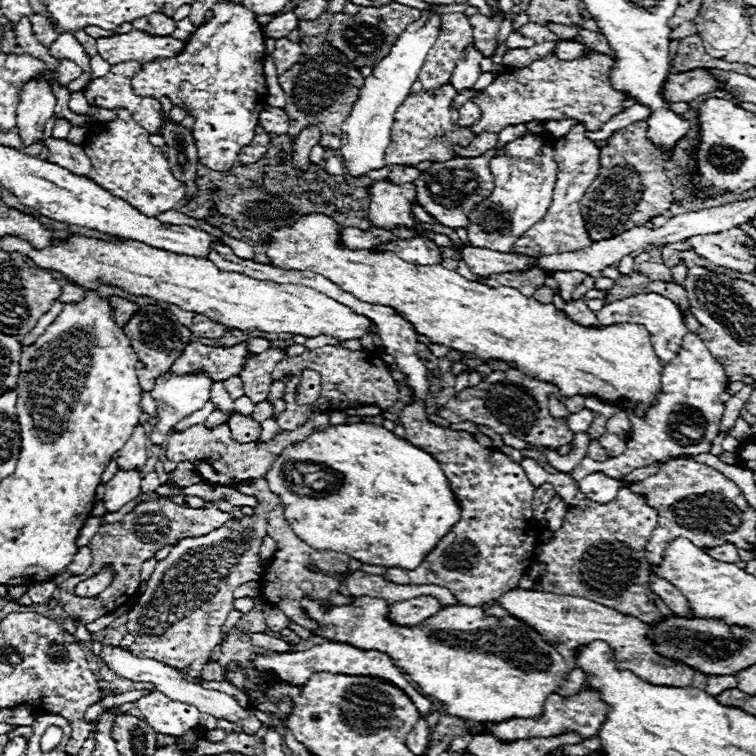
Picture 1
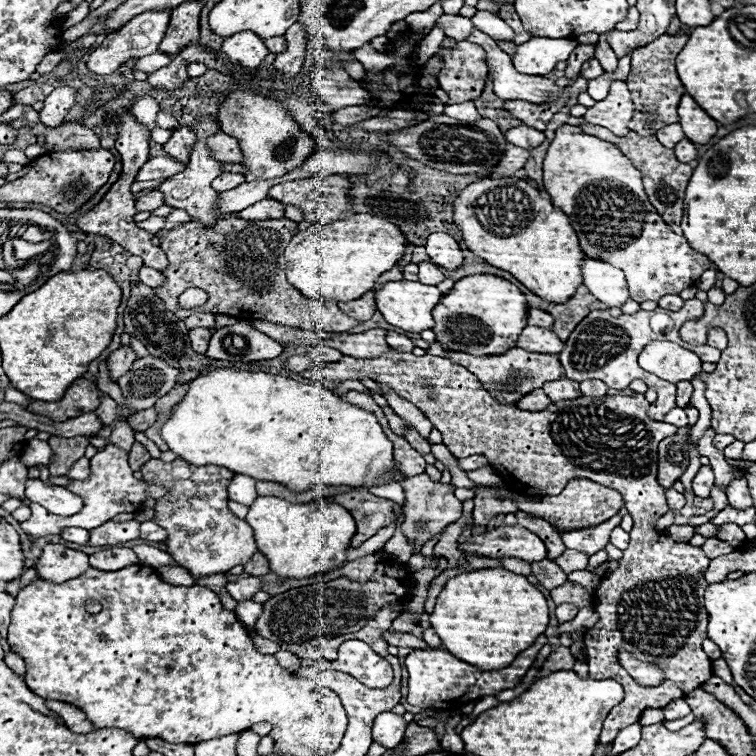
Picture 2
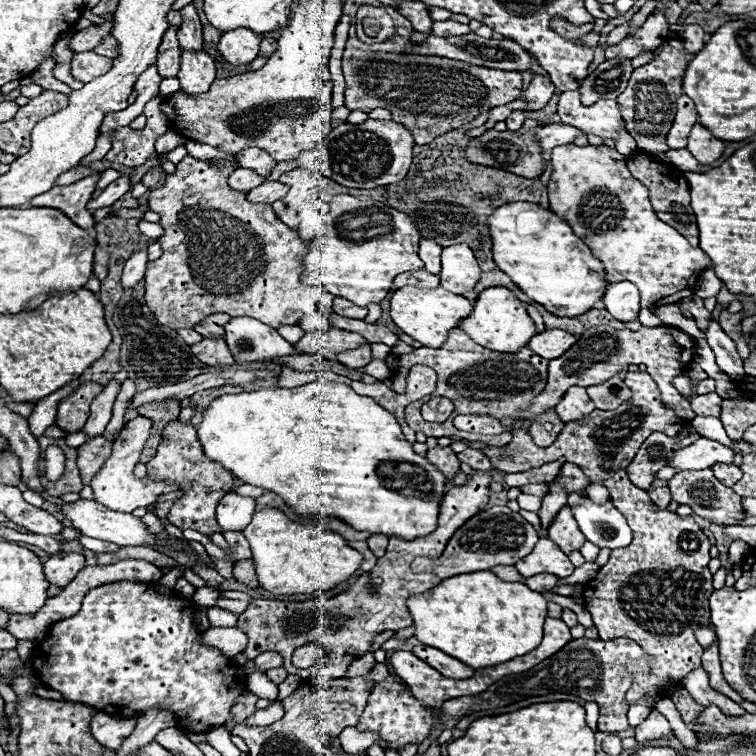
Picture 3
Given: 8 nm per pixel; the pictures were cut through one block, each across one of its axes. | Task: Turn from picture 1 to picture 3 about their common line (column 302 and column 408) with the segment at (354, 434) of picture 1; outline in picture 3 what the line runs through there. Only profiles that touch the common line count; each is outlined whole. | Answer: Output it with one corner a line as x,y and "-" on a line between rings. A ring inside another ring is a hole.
320,378
320,380
316,380
316,382
310,382
310,384
304,384
304,386
298,386
298,388
262,388
262,390
254,390
254,392
242,392
242,394
230,394
230,396
220,396
220,398
216,398
216,400
212,400
212,404
210,404
210,408
208,408
208,410
206,410
206,412
204,412
204,420
202,420
202,424
200,424
200,426
198,426
198,440
200,440
200,442
202,442
202,448
204,448
204,454
206,454
206,456
208,456
208,458
210,458
210,460
214,460
214,462
218,462
218,464
222,464
222,466
224,466
224,468
226,468
226,470
228,470
228,472
232,472
232,474
234,474
234,476
236,476
236,478
240,478
240,480
244,480
244,482
248,482
248,484
252,484
252,486
260,486
260,488
264,488
264,490
270,490
270,492
276,492
276,494
278,494
278,496
282,496
282,498
284,498
284,502
286,502
286,504
288,504
288,506
290,506
290,508
292,508
292,510
294,510
294,512
296,512
296,514
312,514
312,516
336,516
336,518
338,518
338,520
346,520
346,524
352,524
352,528
360,528
360,532
372,532
372,534
384,534
384,536
388,536
388,538
392,538
392,536
396,536
396,538
402,538
402,540
414,540
414,538
416,538
416,536
428,536
428,532
432,532
432,528
436,528
436,516
438,516
438,514
440,514
440,500
442,500
442,498
444,498
444,492
446,492
446,490
448,490
448,484
446,484
446,478
444,478
444,474
440,474
440,472
438,472
438,468
436,468
436,466
434,466
434,478
432,478
432,474
426,474
426,476
424,476
424,478
422,478
422,480
418,480
418,474
420,474
420,472
422,472
422,474
424,474
424,470
426,470
426,464
428,464
428,462
426,462
426,458
424,458
424,456
418,456
418,454
416,454
416,452
414,452
414,450
412,450
412,444
410,444
410,442
408,442
408,440
406,440
406,438
404,438
404,434
402,434
402,428
400,428
400,424
398,424
398,420
396,420
396,416
394,416
394,414
392,414
392,412
388,412
388,410
386,410
386,408
382,408
382,406
380,406
380,404
376,404
376,402
374,402
374,400
372,400
372,398
364,398
364,396
358,396
358,394
356,394
356,392
354,392
354,390
352,390
352,388
350,388
350,386
346,386
346,384
336,384
336,382
330,382
330,380
326,380
326,378
-
404,462
408,462
408,464
412,464
412,466
414,466
414,470
416,470
416,472
418,472
418,474
416,474
416,476
412,476
412,478
414,478
414,480
412,480
412,478
410,478
410,480
406,480
406,482
402,482
402,480
400,480
400,482
396,482
396,478
392,478
392,480
390,480
390,478
388,478
388,476
386,476
386,474
384,474
384,466
386,466
386,468
392,468
392,474
396,474
396,470
398,470
398,466
400,466
400,464
404,464

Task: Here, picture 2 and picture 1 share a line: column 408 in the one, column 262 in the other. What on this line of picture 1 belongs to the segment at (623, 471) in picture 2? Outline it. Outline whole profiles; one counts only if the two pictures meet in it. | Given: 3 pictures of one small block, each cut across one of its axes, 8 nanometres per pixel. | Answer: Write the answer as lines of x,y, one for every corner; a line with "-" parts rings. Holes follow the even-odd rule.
284,348
266,350
262,354
254,354
246,360
244,368
240,370
240,378
244,384
244,394
254,402
262,402
268,396
268,388
272,384
272,370
284,358

